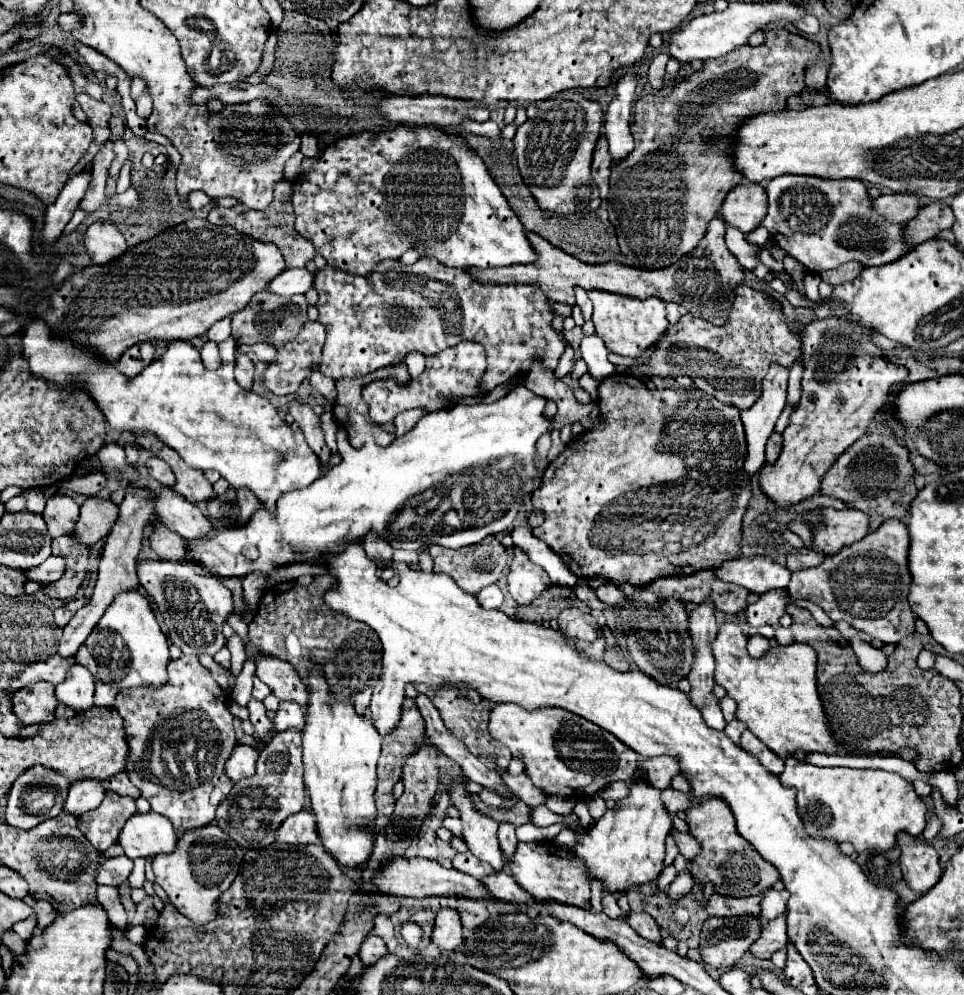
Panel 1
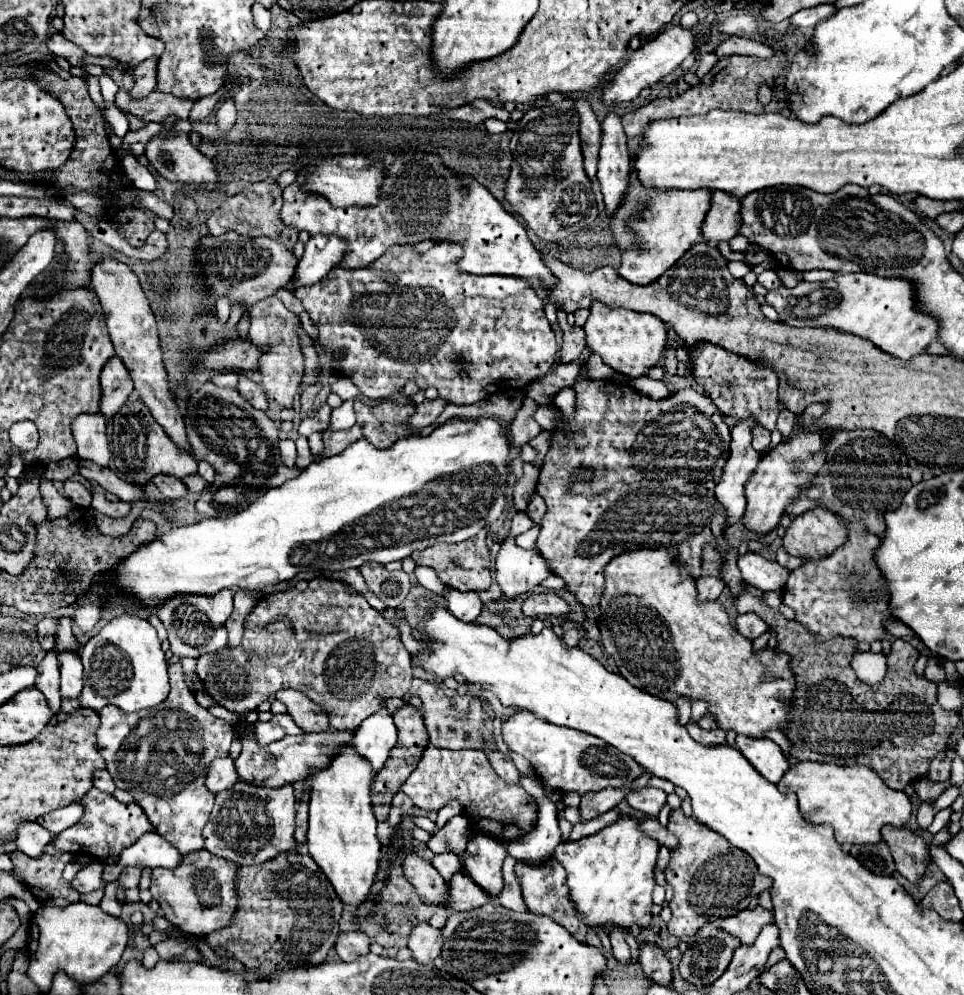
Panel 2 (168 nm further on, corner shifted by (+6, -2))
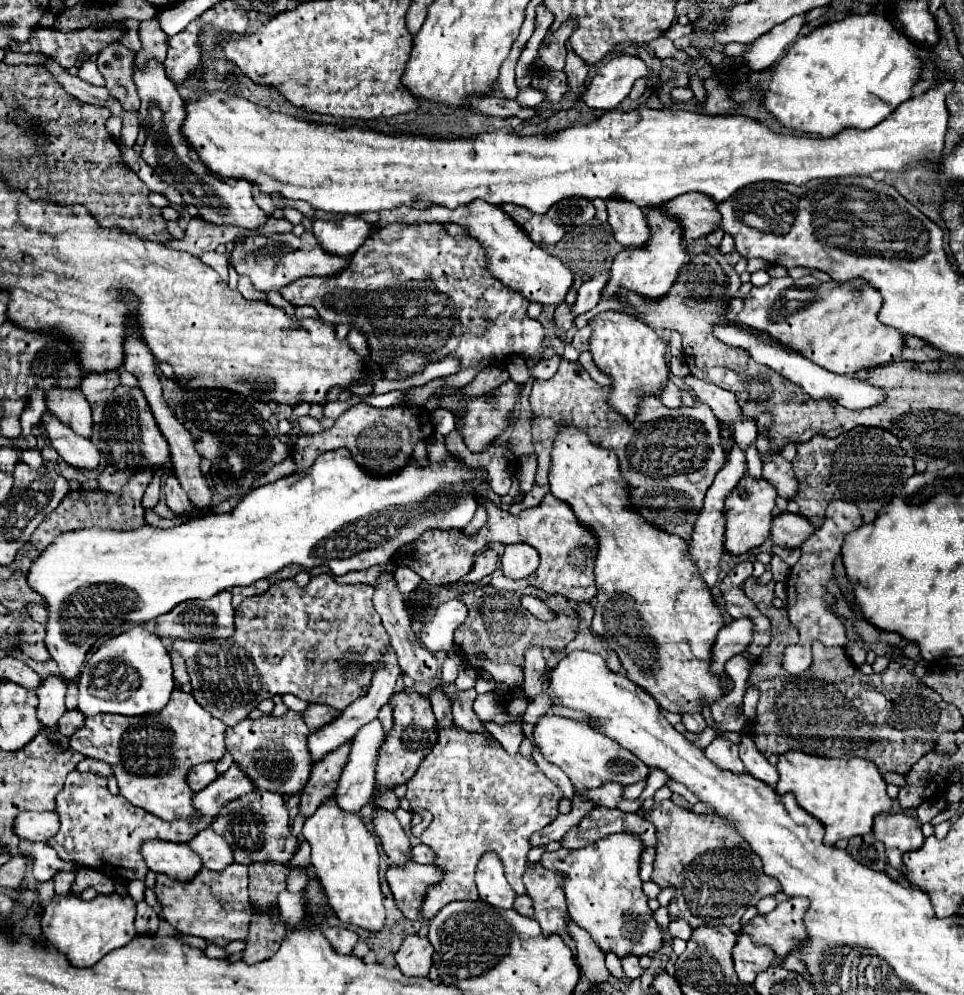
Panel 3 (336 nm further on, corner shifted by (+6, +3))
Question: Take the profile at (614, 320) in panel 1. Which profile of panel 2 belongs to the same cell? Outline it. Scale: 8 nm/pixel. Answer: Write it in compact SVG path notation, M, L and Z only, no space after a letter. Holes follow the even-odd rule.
M593 304L583 328L587 332L587 346L599 354L607 366L629 378L647 376L647 372L659 364L667 344L667 326L657 320L657 316L639 314L625 308L605 308L605 304Z

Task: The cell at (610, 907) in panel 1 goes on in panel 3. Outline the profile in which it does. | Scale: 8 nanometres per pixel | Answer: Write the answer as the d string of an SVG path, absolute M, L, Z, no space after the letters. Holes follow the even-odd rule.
M625 955L625 959L621 961L621 965L623 965L623 971L625 971L625 975L629 979L635 979L635 977L639 977L643 973L643 969L639 965L639 959L633 957L633 955Z

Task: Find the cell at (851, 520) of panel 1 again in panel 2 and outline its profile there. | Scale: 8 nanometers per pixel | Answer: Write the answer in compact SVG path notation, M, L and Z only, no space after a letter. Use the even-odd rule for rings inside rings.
M813 508L797 518L783 536L783 548L789 556L805 560L819 560L829 556L847 540L843 520L825 512L825 508Z

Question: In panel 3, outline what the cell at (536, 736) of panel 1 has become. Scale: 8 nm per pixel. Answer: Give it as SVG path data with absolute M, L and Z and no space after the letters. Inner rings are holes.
M547 713L539 717L539 721L535 723L533 739L541 755L549 763L563 769L571 779L575 791L579 793L597 789L609 781L617 781L623 785L637 783L645 779L649 773L649 767L645 767L645 763L641 763L631 751L625 751L613 739L605 737L603 733L597 733L587 721L573 721L567 717L557 717L553 713Z

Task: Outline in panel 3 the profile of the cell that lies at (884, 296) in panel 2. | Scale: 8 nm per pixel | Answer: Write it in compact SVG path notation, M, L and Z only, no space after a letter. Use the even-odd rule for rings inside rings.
M813 277L771 279L765 287L755 287L745 297L745 309L737 315L737 321L747 327L769 331L785 347L801 351L807 359L811 359L813 363L817 363L819 367L831 373L857 375L875 365L893 363L897 357L901 357L905 349L903 333L879 321L881 293L875 287L867 287L867 285L869 283L865 283L865 279L851 279L849 283L837 283L833 279L823 283Z

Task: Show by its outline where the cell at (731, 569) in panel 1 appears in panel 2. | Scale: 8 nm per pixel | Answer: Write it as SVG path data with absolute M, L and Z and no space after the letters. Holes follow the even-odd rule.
M745 554L745 556L741 556L739 566L741 566L741 574L749 582L749 586L755 586L763 592L785 588L789 570L779 566L775 560L763 558L759 554Z

